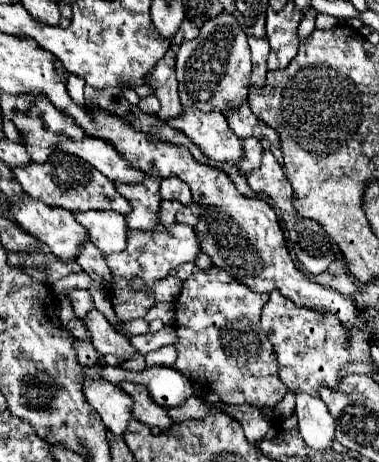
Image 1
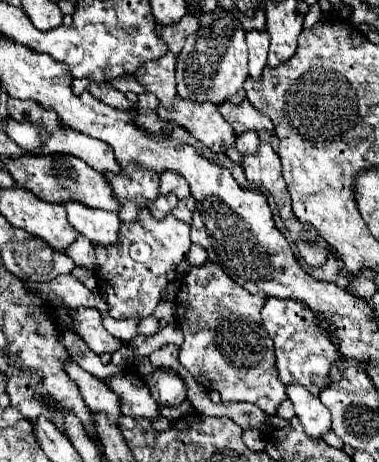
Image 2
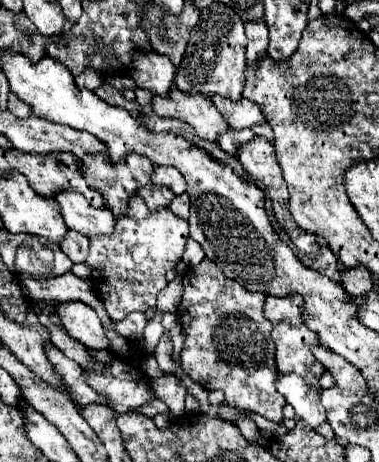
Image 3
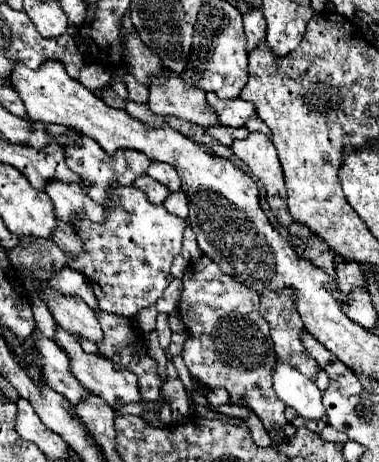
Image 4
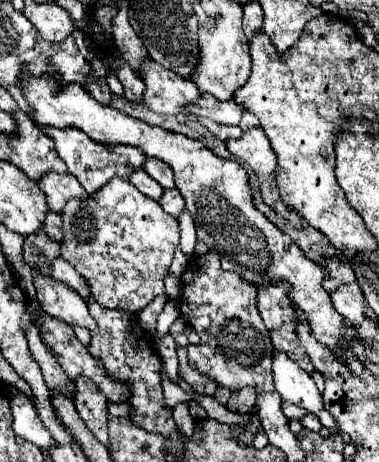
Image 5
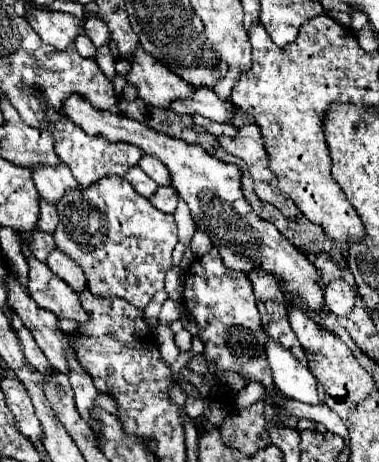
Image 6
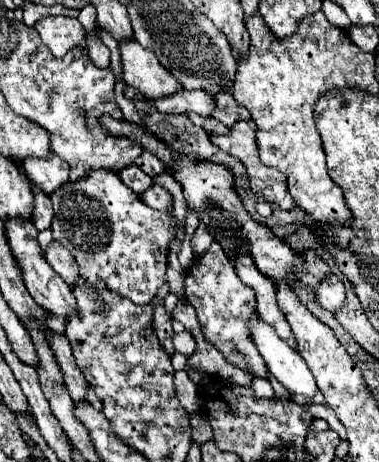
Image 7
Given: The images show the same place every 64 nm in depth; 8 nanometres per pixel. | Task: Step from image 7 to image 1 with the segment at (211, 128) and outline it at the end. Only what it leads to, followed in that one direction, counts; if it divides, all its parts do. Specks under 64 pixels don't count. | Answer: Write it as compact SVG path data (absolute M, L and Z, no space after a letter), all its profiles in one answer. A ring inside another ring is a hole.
M248 138L242 144L244 144L244 150L246 150L246 160L244 160L244 166L240 166L240 170L244 174L248 174L250 170L260 168L260 158L262 158L262 150L264 148L256 138Z

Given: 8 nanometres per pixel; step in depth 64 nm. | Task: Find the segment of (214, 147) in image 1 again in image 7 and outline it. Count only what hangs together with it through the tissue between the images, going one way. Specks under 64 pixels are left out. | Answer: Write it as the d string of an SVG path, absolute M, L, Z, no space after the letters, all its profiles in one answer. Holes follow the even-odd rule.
M136 40L120 44L120 52L126 84L138 88L146 100L166 98L184 90L184 86L158 62L154 52L148 52Z

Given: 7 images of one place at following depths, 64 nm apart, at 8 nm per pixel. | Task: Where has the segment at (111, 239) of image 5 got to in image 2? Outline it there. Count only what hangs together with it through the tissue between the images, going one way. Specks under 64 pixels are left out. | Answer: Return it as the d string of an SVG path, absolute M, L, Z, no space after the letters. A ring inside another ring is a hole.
M144 212L136 224L122 224L118 246L96 248L96 262L100 266L96 272L98 292L104 294L110 316L116 320L150 316L160 302L166 274L176 270L176 266L188 258L190 246L190 226L174 216L156 220L150 212Z

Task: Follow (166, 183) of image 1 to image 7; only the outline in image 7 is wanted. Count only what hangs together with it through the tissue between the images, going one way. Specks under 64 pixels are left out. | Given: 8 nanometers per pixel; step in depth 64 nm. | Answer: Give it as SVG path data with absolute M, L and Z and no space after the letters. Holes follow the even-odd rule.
M148 152L140 154L140 160L136 160L136 166L142 168L152 178L156 178L156 176L160 176L160 174L166 172L166 166L154 154L148 154Z

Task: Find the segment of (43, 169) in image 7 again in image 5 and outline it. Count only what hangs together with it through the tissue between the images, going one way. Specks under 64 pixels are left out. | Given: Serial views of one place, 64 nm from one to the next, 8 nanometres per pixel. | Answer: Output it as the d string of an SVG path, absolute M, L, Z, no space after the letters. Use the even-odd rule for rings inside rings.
M50 172L48 176L44 176L44 180L40 180L38 186L48 196L48 206L58 214L62 214L68 200L88 198L82 184L74 176L58 176L56 172Z

